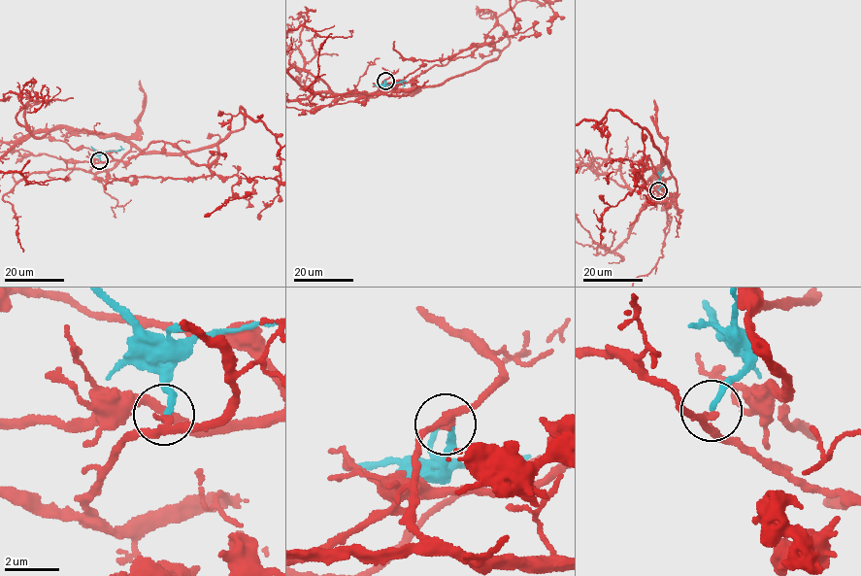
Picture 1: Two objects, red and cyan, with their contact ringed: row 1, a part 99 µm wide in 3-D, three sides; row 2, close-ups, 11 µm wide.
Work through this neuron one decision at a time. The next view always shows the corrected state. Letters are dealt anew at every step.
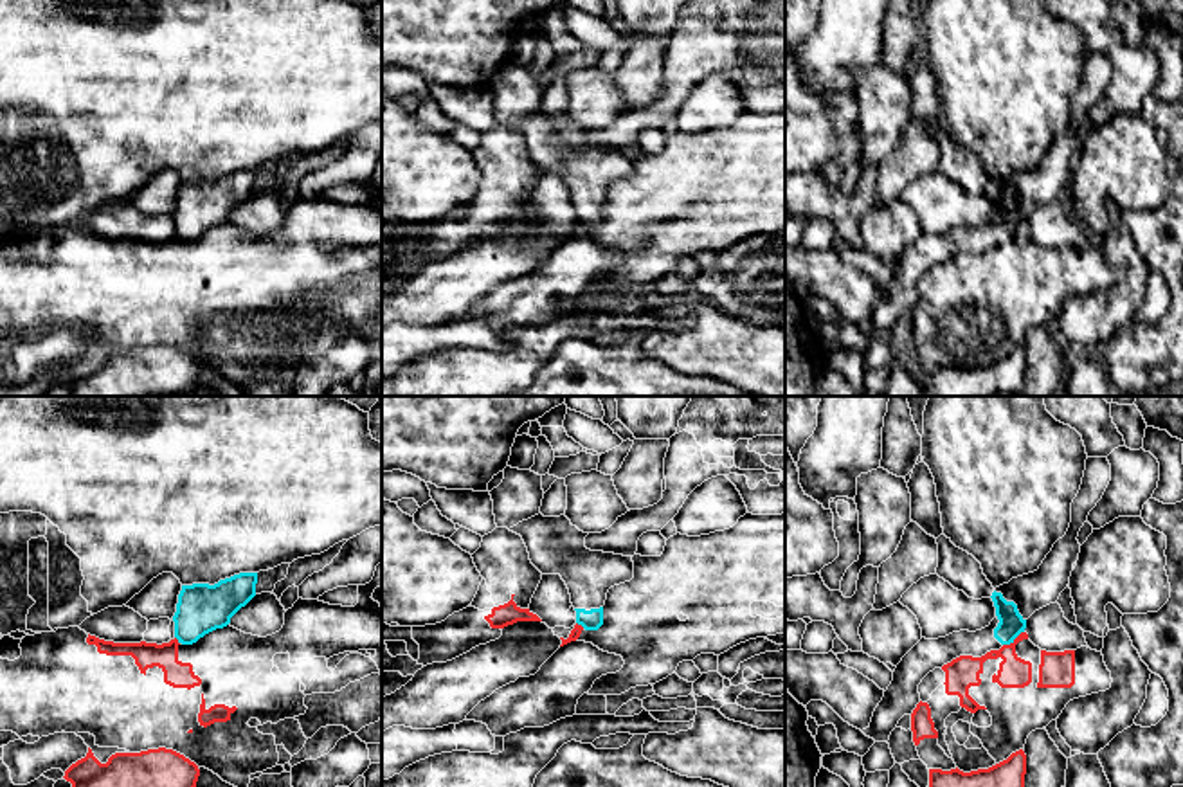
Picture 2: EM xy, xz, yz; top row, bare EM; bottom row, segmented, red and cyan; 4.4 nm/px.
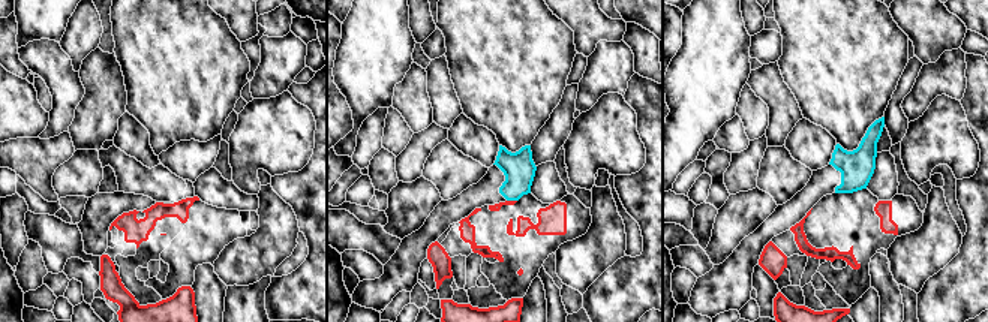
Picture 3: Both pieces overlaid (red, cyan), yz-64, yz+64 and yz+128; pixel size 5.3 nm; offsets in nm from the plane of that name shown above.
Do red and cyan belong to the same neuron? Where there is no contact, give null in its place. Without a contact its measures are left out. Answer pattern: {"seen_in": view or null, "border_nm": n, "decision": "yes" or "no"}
{"seen_in": "yz", "border_nm": 120, "decision": "no"}

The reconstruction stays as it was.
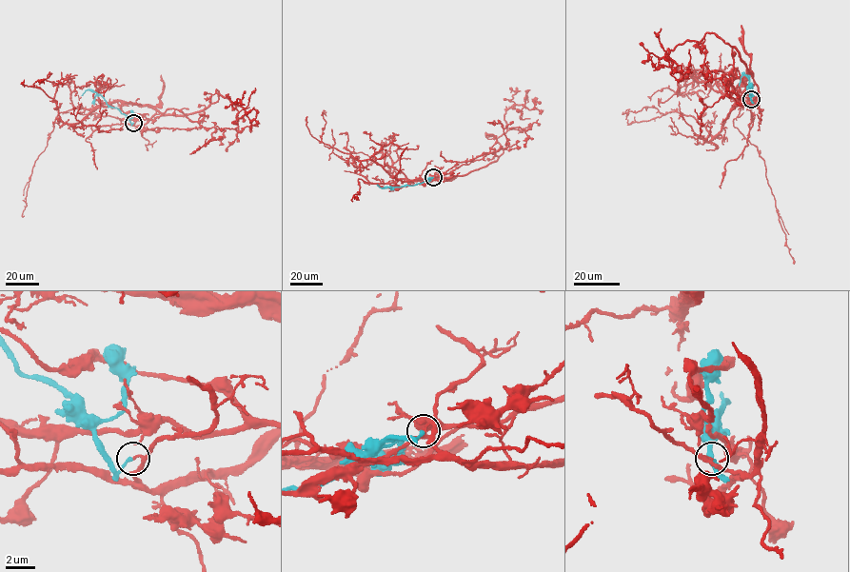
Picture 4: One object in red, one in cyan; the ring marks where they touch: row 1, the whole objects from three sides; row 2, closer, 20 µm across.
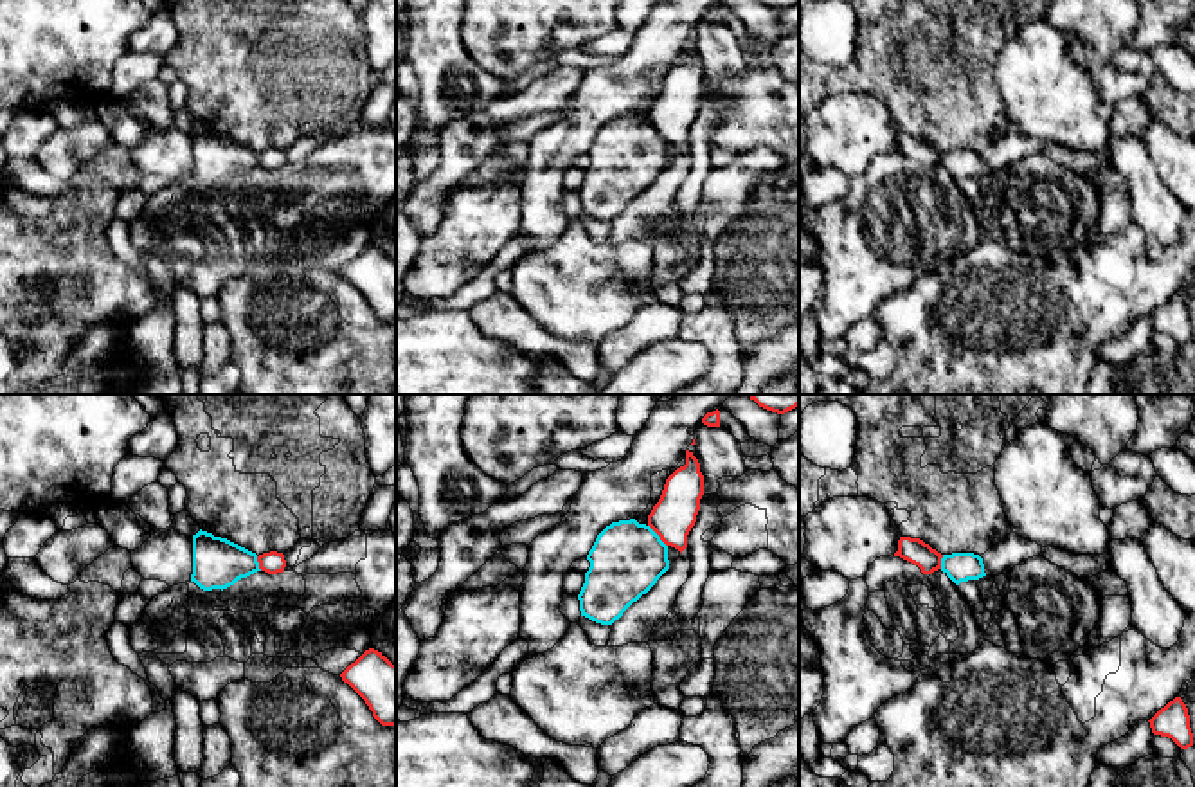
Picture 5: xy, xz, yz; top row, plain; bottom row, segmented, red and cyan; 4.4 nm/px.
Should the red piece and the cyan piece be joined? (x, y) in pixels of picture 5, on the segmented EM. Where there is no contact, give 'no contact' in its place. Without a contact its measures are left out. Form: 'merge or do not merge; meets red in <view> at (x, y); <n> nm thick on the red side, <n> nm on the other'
do not merge; meets red in xz at (657, 533); 190 nm thick on the red side, 320 nm on the other

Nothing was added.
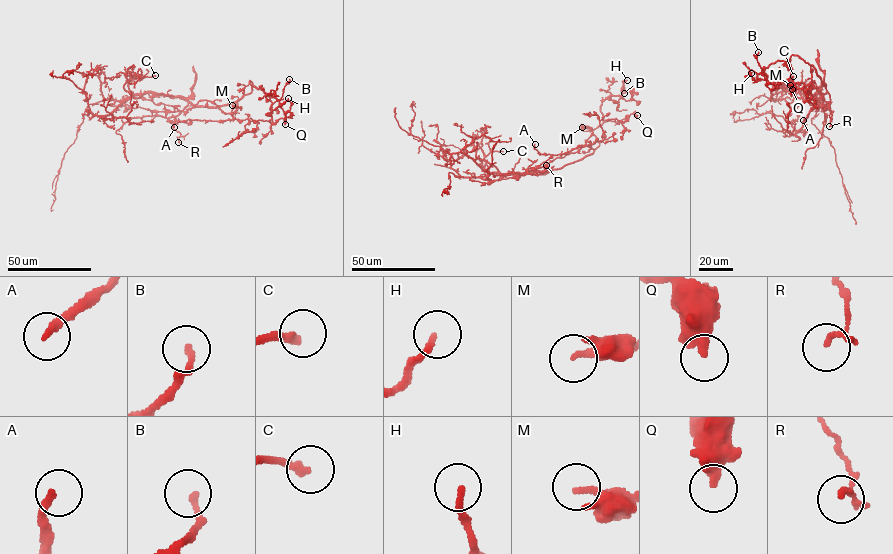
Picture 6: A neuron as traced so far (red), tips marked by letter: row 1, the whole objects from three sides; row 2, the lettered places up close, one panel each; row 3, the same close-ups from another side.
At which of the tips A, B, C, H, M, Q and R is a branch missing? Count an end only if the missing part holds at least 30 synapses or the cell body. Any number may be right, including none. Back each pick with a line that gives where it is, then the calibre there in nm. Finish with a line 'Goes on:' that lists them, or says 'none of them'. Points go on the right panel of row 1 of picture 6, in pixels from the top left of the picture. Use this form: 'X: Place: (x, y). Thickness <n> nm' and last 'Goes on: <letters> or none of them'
A: Place: (803, 120). Thickness 240 nm
Goes on: A

